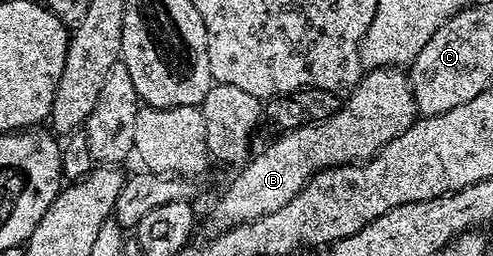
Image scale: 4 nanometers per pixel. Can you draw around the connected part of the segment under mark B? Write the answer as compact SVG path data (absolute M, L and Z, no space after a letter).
M398 68L372 69L364 72L357 87L346 94L338 111L329 119L314 121L311 125L302 125L296 129L286 130L272 143L268 149L256 152L242 166L241 171L231 181L231 186L223 193L223 198L215 205L211 213L211 221L216 230L232 229L234 225L243 225L247 221L257 219L277 211L297 195L316 173L323 169L331 169L335 165L353 165L368 161L385 143L389 143L403 129L407 129L417 119L415 100L411 95L411 83L406 72Z

